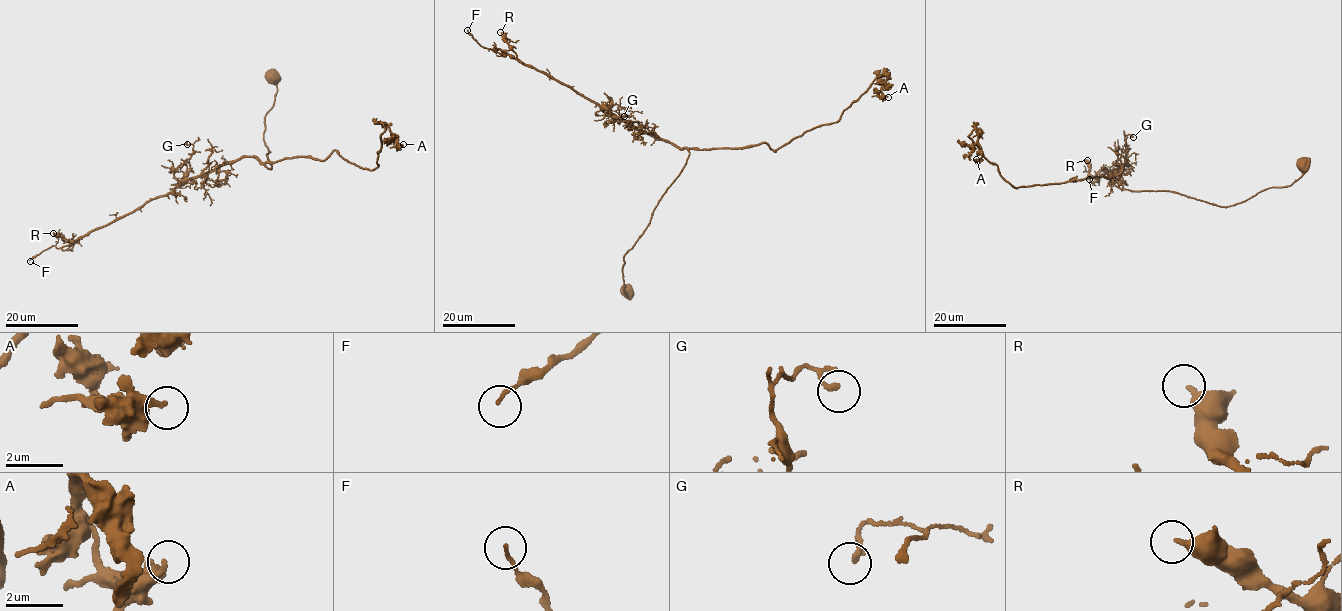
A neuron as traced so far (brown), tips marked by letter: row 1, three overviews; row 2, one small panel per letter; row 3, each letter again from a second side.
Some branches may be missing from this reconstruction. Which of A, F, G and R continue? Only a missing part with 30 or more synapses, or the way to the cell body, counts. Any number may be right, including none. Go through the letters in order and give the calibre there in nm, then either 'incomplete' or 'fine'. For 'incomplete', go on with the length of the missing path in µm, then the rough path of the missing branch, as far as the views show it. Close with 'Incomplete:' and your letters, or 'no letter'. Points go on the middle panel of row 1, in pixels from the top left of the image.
A: 200 nm thick; fine
F: 100 nm thick; fine
G: 120 nm thick; fine
R: 360 nm thick; fine
Incomplete: no letter

